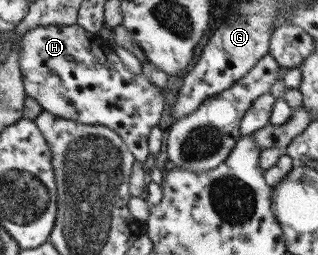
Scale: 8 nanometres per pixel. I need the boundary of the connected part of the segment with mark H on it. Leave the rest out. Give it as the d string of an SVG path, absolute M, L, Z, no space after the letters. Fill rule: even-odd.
M78 23L75 25L46 25L39 26L27 31L21 39L21 72L23 72L23 80L27 94L37 101L42 107L42 110L52 112L53 115L60 116L63 119L70 119L77 123L89 124L89 125L106 125L107 127L113 128L128 144L129 149L134 153L136 159L139 160L143 165L145 159L153 158L149 155L149 135L153 131L153 127L159 126L161 119L163 119L163 107L165 107L165 95L163 95L163 89L153 85L145 75L135 75L133 71L127 69L127 65L123 65L123 61L117 57L117 53L113 51L112 45L110 45L106 39L101 38L97 33L92 33L84 30Z

